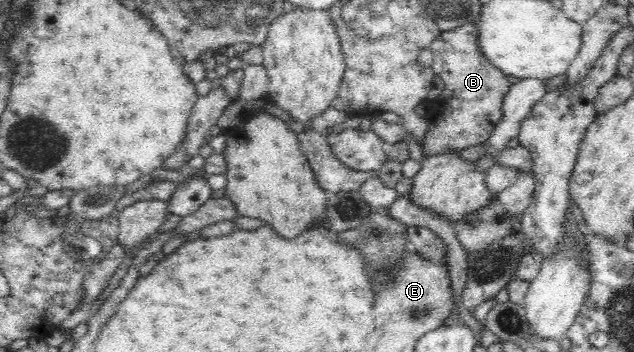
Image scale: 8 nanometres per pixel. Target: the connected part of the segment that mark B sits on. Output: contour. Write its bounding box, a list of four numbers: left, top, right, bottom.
[423,22,511,155]

